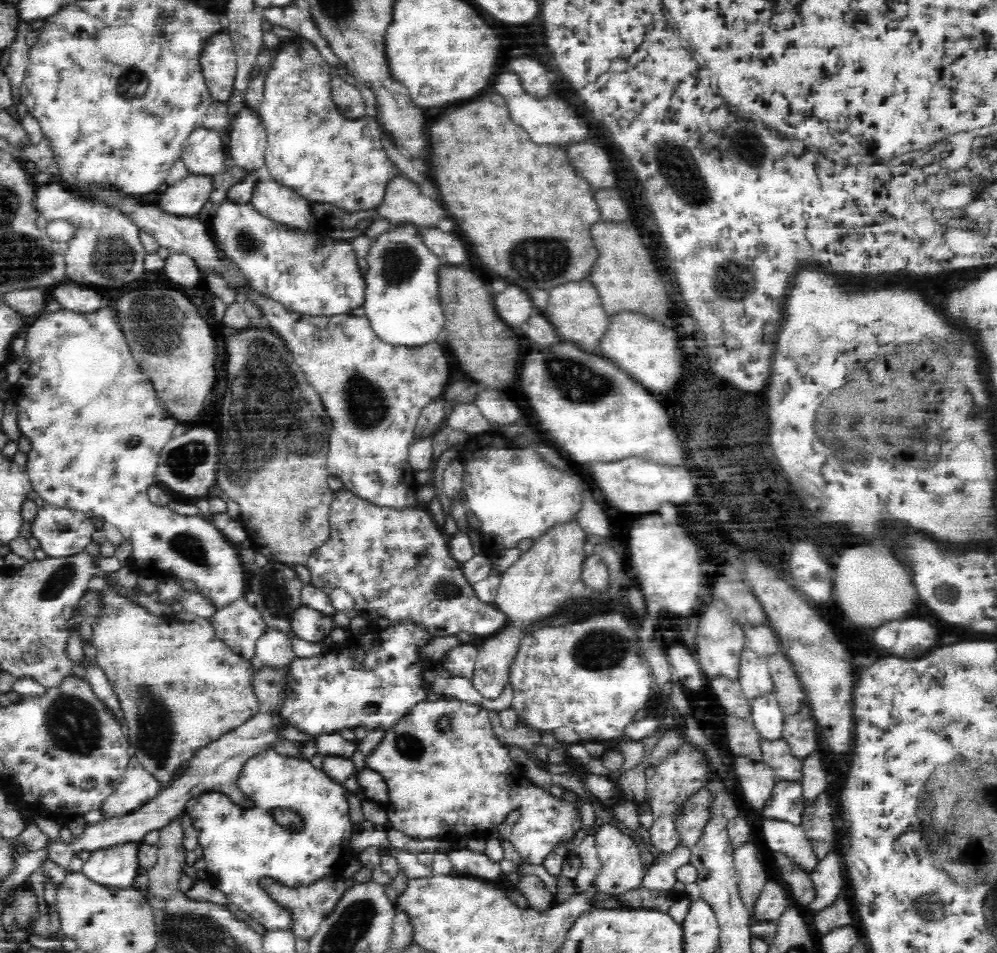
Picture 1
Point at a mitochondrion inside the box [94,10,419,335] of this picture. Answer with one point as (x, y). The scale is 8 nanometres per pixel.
(128, 82)

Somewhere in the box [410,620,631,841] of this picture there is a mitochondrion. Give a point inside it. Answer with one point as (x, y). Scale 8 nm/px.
(596, 649)

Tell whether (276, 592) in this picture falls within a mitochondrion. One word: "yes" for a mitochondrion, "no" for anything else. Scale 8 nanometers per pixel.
yes

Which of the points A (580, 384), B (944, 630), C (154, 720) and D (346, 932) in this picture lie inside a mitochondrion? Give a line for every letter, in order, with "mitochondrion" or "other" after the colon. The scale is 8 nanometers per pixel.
A: mitochondrion
B: other
C: mitochondrion
D: mitochondrion

